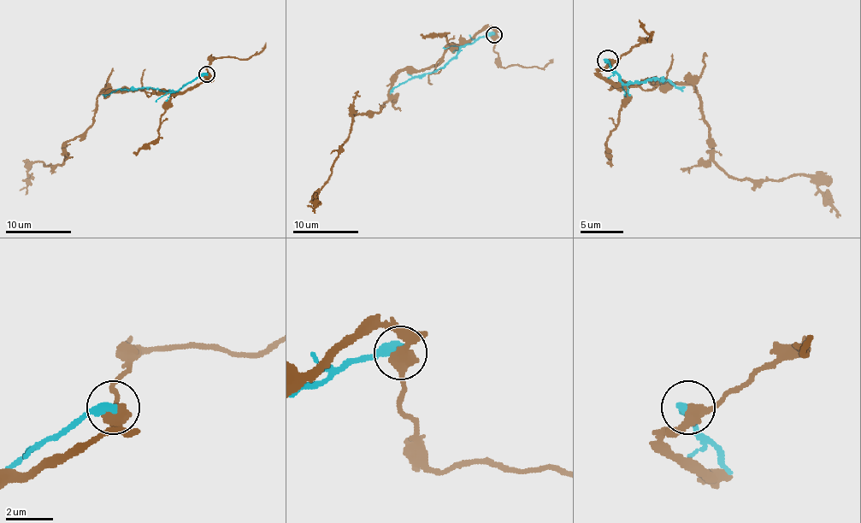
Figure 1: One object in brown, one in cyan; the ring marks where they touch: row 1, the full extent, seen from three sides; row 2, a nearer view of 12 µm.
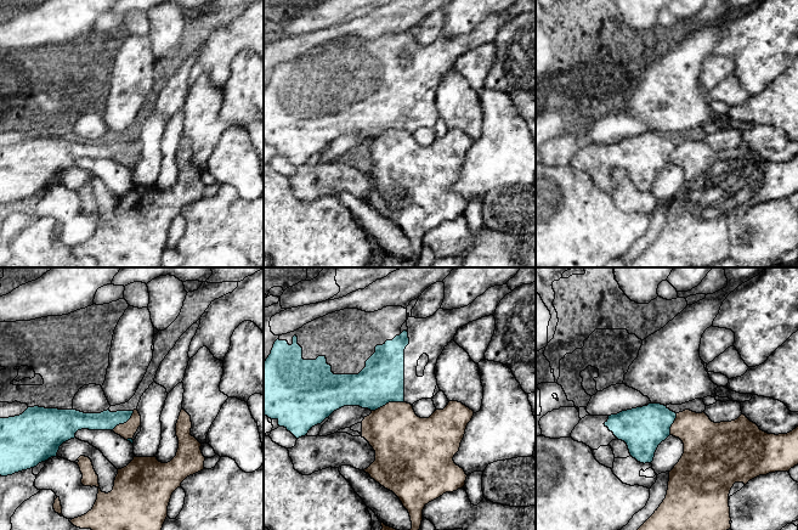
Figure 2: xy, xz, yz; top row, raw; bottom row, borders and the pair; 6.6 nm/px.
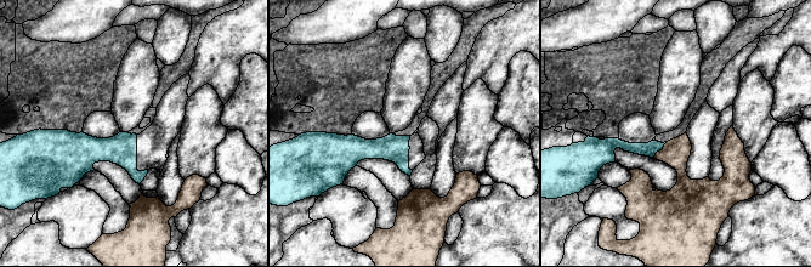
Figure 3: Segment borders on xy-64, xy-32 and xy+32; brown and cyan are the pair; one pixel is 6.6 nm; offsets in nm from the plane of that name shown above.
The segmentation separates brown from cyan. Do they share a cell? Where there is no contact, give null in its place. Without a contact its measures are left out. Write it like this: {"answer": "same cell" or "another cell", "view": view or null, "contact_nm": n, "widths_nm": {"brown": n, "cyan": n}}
{"answer": "another cell", "view": "xz", "contact_nm": 220, "widths_nm": {"brown": 380, "cyan": 300}}

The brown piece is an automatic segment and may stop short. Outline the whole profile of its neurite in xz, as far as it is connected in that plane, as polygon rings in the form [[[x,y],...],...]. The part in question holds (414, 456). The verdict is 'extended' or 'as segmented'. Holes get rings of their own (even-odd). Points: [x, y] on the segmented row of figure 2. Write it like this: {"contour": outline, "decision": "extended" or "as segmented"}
{"contour": [[[449,401],[443,410],[436,410],[429,418],[420,418],[415,415],[413,406],[407,402],[389,402],[385,406],[372,411],[362,421],[362,438],[364,438],[375,451],[375,461],[364,469],[377,483],[392,491],[408,511],[412,529],[419,530],[423,520],[424,507],[446,492],[453,492],[464,487],[466,474],[463,468],[453,461],[459,451],[468,423],[474,411],[458,401]]], "decision": "as segmented"}

